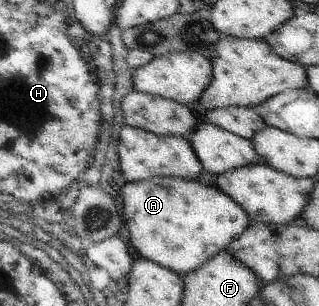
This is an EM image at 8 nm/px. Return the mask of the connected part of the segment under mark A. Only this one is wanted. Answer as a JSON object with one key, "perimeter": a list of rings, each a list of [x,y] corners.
{"perimeter":[[[156,176],[144,181],[126,182],[122,187],[122,203],[126,240],[130,239],[132,243],[130,251],[134,249],[136,256],[158,263],[181,275],[202,267],[202,264],[210,261],[217,253],[226,250],[228,243],[236,239],[251,223],[246,211],[234,199],[230,199],[218,187],[202,184],[197,179]]]}

